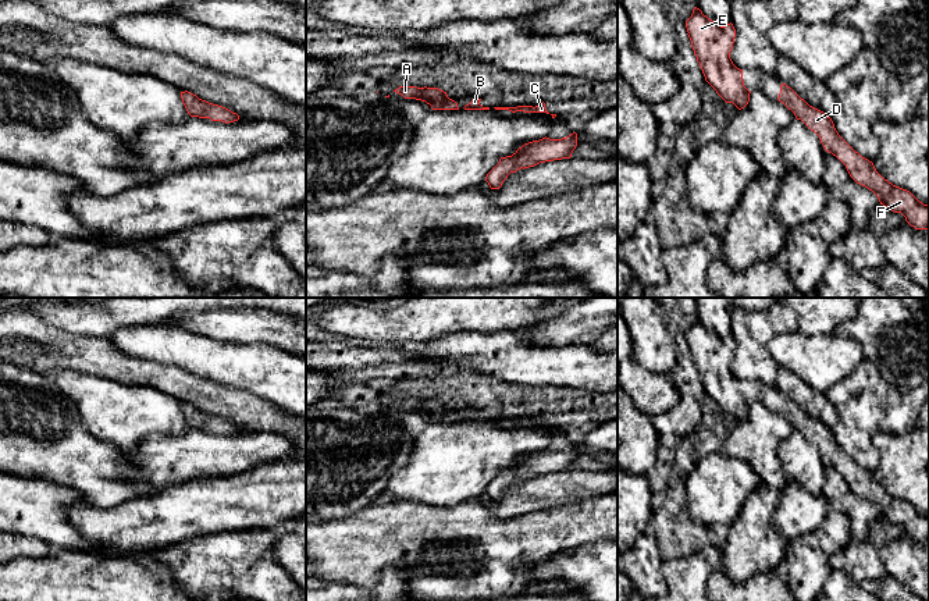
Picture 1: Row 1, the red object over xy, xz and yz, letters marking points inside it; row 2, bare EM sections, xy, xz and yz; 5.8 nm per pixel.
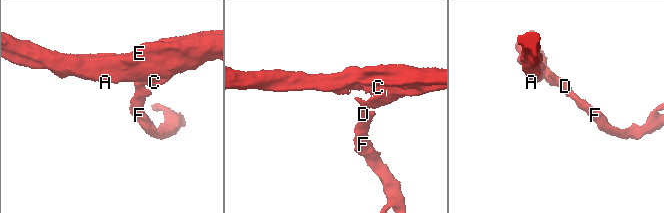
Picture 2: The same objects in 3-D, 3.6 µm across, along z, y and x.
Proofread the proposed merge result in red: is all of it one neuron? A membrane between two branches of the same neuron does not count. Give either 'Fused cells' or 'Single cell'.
Single cell

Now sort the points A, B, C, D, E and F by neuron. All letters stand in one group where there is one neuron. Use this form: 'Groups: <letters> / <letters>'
Groups: A B C D E F

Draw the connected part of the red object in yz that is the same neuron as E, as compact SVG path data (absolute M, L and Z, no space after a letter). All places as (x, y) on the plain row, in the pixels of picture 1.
M694 319L686 339L705 392L726 415L733 415L738 422L744 420L751 403L744 398L743 381L730 370L736 349L733 335L720 338Z

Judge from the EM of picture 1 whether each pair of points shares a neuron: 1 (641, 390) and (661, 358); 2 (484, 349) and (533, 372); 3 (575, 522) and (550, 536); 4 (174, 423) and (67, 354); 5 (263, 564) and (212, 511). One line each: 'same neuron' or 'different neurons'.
1: different neurons
2: same neuron
3: same neuron
4: different neurons
5: different neurons

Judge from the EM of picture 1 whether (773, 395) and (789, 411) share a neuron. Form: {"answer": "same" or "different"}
{"answer": "same"}

